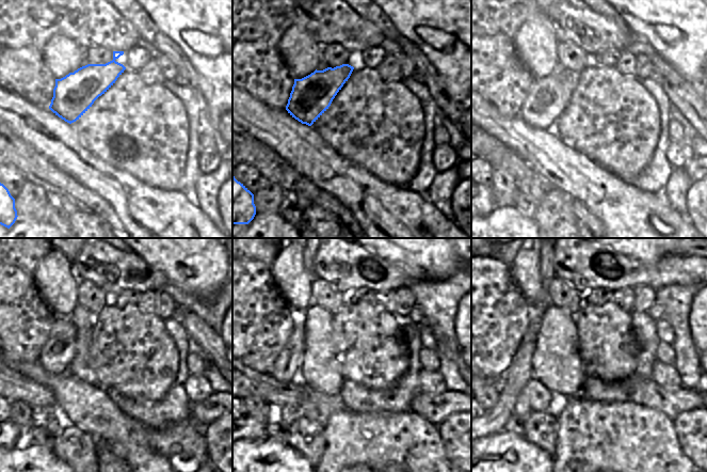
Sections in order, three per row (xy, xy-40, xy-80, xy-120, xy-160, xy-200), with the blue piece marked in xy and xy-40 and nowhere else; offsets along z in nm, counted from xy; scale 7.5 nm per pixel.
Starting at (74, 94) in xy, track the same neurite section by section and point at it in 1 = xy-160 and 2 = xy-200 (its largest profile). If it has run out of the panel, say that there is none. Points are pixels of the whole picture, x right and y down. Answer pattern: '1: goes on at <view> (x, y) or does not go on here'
1: goes on at xy-160 (287, 366)
2: goes on at xy-200 (509, 384)

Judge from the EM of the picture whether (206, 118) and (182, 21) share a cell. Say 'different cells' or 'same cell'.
same cell

